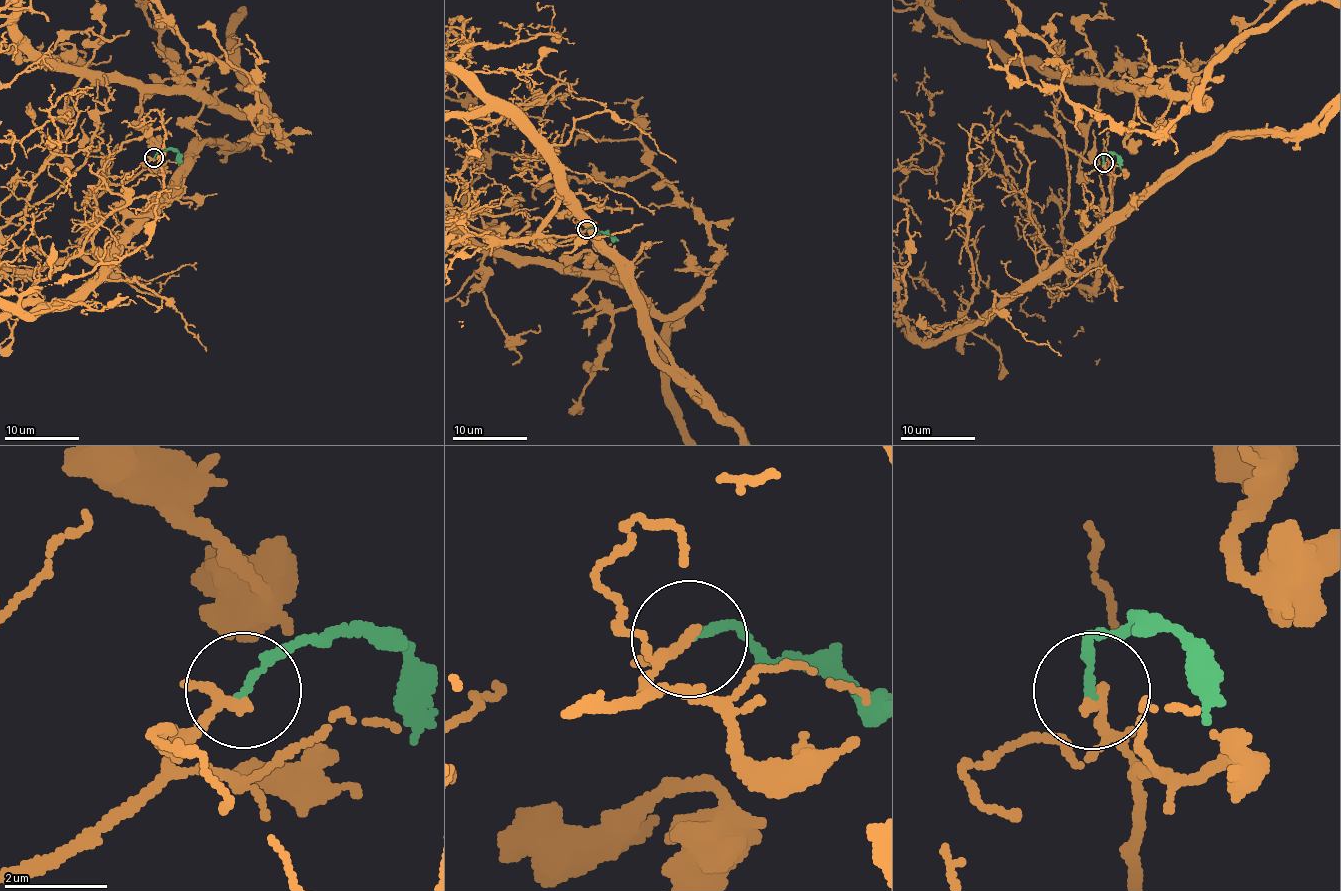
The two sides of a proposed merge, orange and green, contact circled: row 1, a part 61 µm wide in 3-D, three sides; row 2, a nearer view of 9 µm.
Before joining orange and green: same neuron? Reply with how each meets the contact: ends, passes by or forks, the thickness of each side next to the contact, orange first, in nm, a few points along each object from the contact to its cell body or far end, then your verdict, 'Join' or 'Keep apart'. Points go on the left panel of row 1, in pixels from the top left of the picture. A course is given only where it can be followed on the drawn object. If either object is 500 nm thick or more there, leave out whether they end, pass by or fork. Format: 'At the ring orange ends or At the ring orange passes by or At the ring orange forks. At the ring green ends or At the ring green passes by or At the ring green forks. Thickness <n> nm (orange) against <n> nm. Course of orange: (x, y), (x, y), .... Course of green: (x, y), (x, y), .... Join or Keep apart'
At the ring orange passes by. At the ring green ends. Thickness 160 nm (orange) against 150 nm. Course of green: (153, 158), (163, 150), (174, 149), (181, 163). Keep apart

